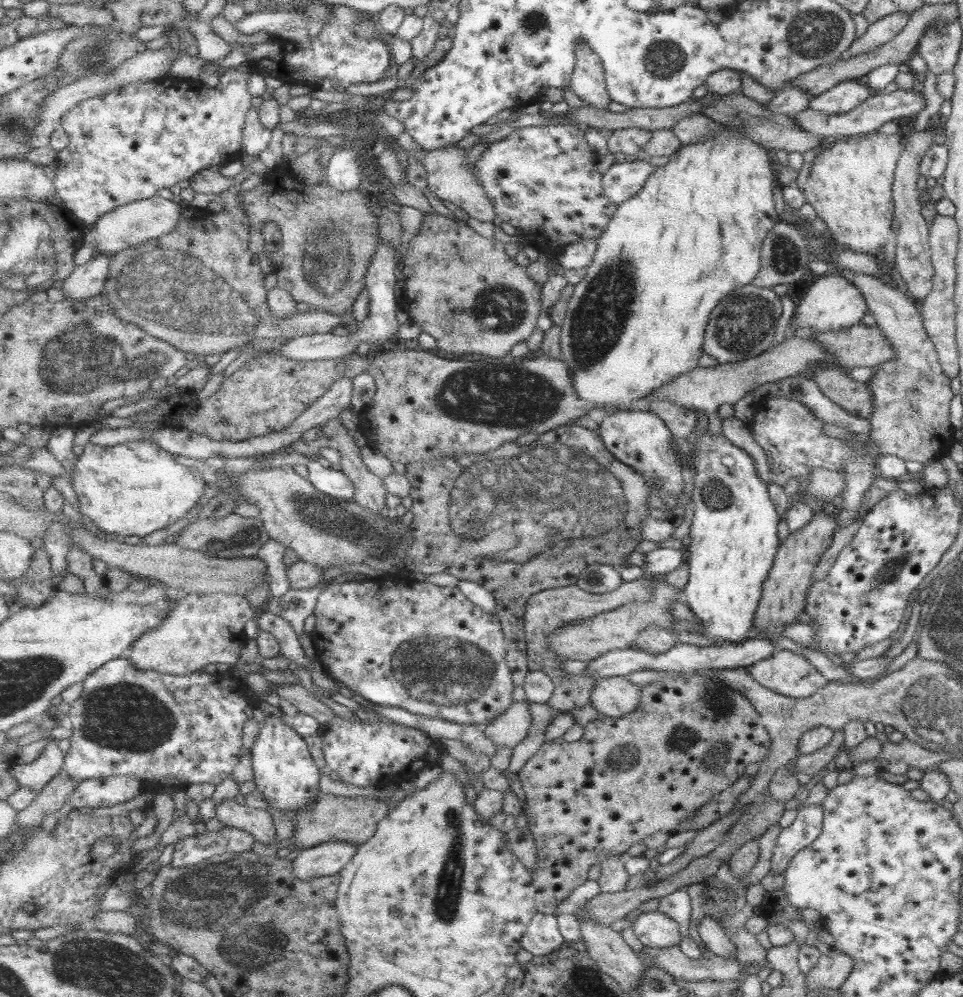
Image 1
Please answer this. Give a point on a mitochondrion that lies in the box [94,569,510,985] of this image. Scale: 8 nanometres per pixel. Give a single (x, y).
(226, 900)

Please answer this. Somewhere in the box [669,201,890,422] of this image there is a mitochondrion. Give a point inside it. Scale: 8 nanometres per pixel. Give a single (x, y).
(742, 324)

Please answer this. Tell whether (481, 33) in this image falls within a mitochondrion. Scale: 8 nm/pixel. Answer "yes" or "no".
no

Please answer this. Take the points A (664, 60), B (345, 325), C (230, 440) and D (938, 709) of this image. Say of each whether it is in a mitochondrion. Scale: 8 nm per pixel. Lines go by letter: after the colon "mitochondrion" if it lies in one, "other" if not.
A: mitochondrion
B: other
C: other
D: mitochondrion

